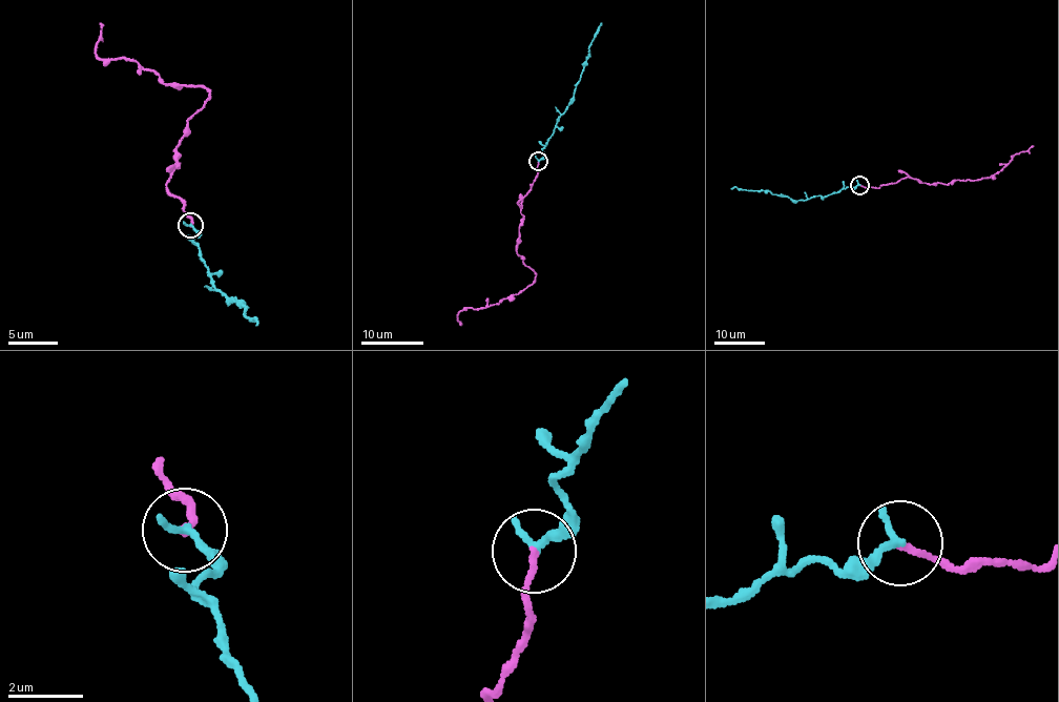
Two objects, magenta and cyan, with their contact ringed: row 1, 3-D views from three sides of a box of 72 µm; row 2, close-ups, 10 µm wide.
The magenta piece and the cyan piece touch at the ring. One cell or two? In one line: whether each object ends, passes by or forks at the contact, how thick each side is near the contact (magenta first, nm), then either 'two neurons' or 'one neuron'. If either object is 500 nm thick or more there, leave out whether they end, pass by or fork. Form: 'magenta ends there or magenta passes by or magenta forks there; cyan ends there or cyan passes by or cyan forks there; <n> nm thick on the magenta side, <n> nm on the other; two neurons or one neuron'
magenta ends there; cyan ends there; 170 nm thick on the magenta side, 240 nm on the other; two neurons

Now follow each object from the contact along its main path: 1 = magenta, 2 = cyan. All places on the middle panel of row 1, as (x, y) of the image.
1: (538, 161), (530, 191), (518, 202), (517, 255), (535, 281), (500, 303), (462, 310), (459, 324)
2: (538, 161), (544, 156), (544, 145), (554, 132), (557, 119), (569, 102), (590, 43), (602, 22)

